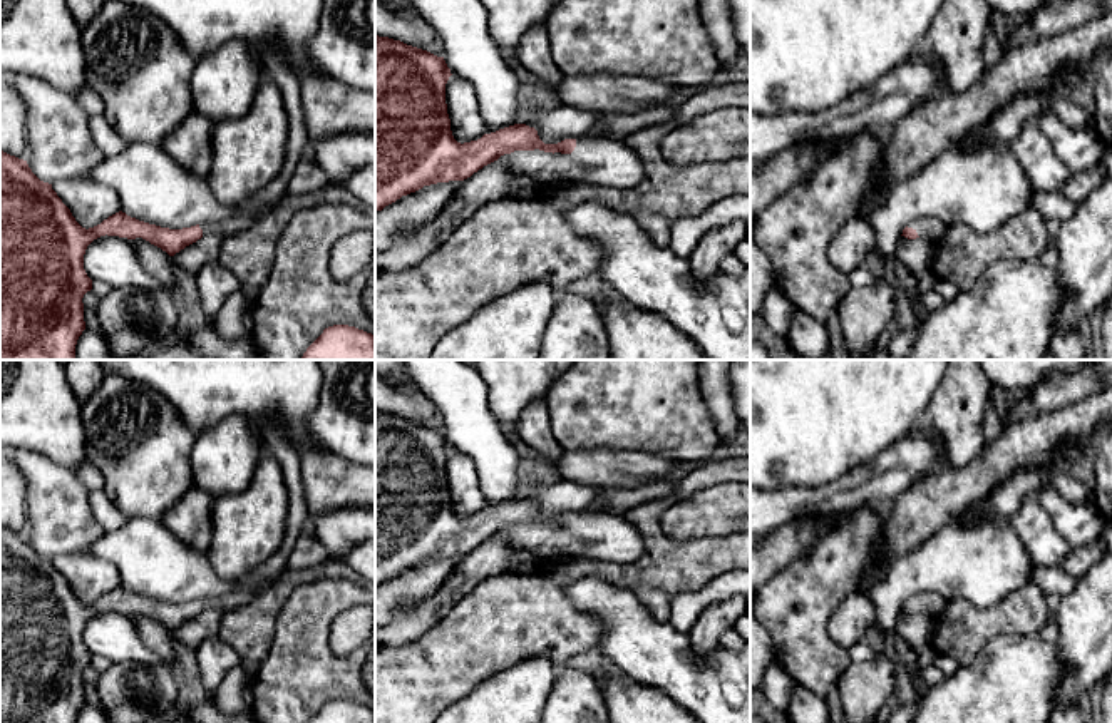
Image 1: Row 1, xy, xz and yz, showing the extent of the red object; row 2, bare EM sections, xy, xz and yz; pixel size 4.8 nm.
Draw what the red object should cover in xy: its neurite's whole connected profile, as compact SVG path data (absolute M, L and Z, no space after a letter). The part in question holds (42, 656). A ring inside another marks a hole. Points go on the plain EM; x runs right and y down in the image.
M266 420L261 432L265 450L280 464L288 489L288 527L278 552L255 572L236 581L236 589L231 594L169 604L119 586L100 599L85 604L75 596L52 559L40 556L27 536L0 526L0 723L75 723L85 705L82 673L92 664L92 654L84 644L84 629L94 614L106 609L127 614L142 613L174 631L208 608L223 613L238 611L283 574L298 536L310 526L301 485L301 459L278 423Z

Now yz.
M919 594L914 596L911 599L908 599L903 604L904 613L908 614L916 614L916 613L923 613L923 614L938 614L941 608L945 608L946 601L941 596L936 594Z

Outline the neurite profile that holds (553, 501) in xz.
M558 477L554 484L529 485L526 500L538 505L544 519L558 519L564 514L586 514L600 499L601 489Z

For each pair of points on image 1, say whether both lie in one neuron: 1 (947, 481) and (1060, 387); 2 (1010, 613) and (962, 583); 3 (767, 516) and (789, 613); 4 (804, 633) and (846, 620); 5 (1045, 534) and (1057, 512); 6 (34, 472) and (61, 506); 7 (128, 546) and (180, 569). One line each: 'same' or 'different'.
1: different
2: different
3: different
4: different
5: different
6: same
7: same

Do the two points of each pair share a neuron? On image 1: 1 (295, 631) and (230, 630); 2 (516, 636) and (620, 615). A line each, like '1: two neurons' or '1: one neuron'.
1: two neurons
2: two neurons

